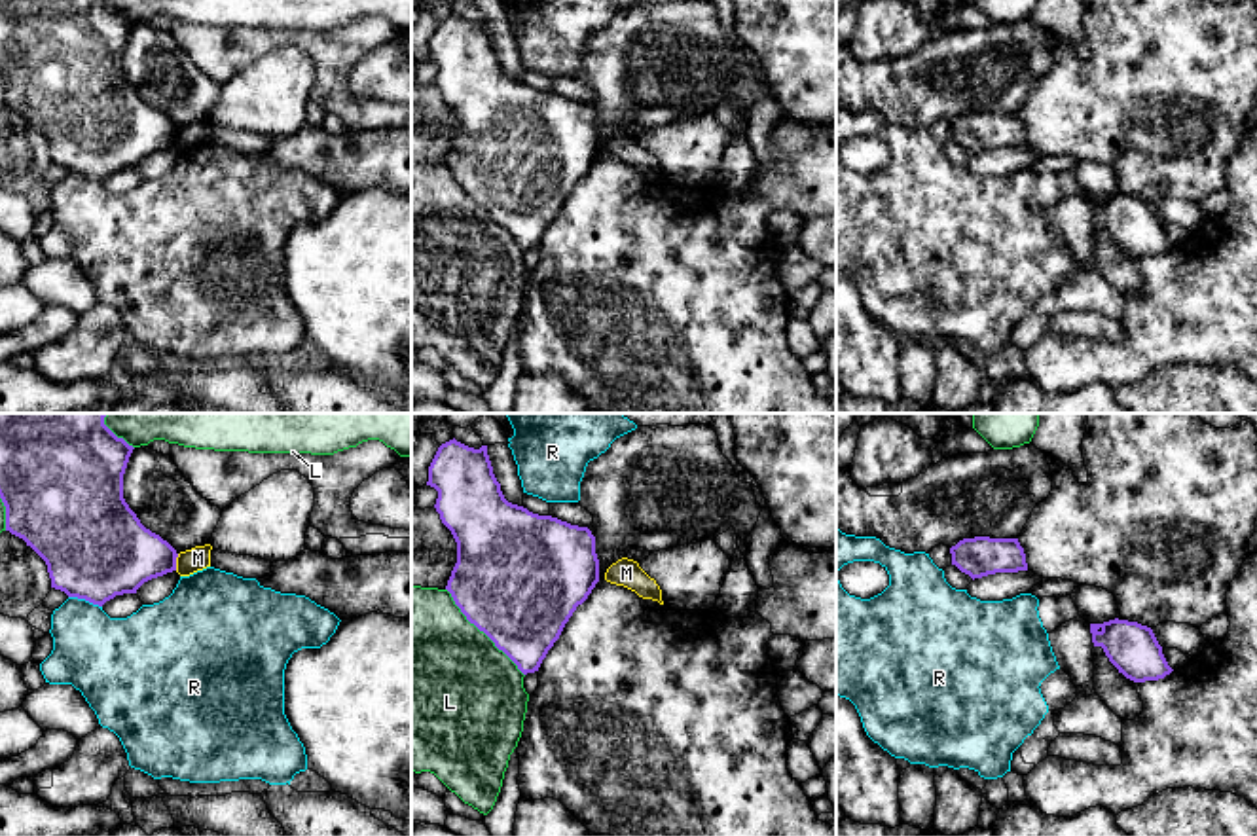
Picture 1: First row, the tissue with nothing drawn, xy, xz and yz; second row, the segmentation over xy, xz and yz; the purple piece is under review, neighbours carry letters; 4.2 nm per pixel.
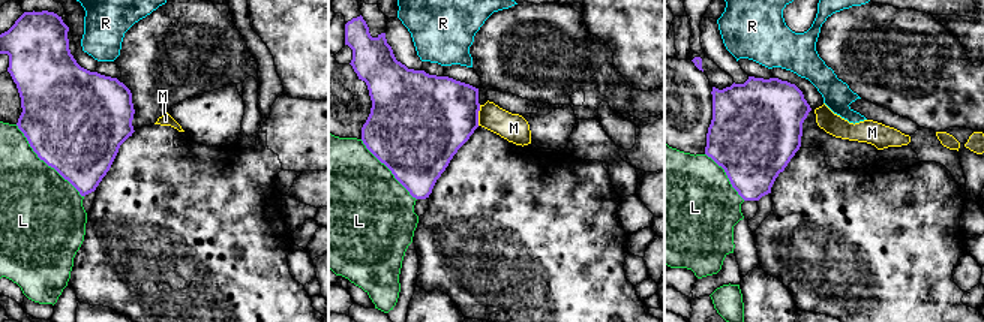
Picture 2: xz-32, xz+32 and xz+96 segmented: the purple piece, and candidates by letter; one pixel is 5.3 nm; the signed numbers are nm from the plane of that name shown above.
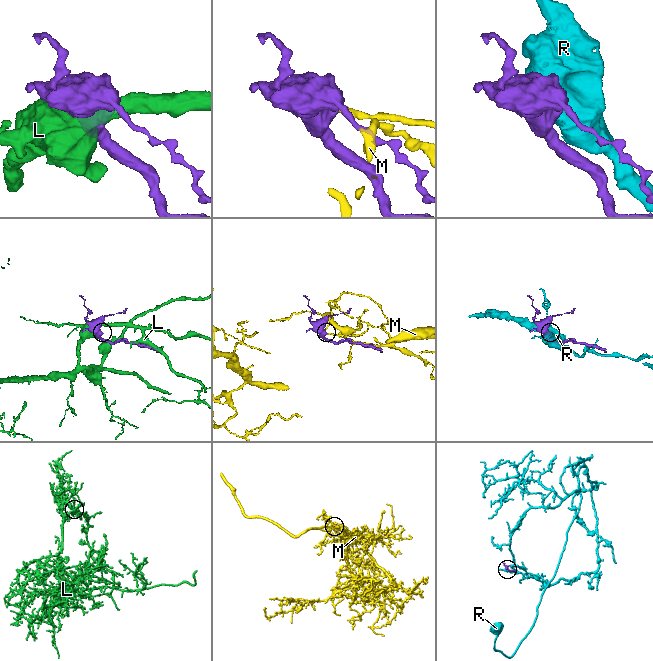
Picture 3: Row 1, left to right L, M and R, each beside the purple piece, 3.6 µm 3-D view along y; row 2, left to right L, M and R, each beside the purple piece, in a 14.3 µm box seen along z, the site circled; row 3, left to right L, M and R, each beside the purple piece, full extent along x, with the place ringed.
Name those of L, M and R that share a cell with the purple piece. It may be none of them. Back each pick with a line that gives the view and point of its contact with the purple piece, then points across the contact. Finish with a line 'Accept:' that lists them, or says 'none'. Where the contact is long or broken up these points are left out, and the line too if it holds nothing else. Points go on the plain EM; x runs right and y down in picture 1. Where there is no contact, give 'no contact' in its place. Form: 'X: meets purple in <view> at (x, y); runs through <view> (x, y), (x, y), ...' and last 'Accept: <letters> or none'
Accept: none

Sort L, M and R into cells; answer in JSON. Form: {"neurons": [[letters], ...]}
{"neurons": [["L"], ["M"], ["R"]]}

